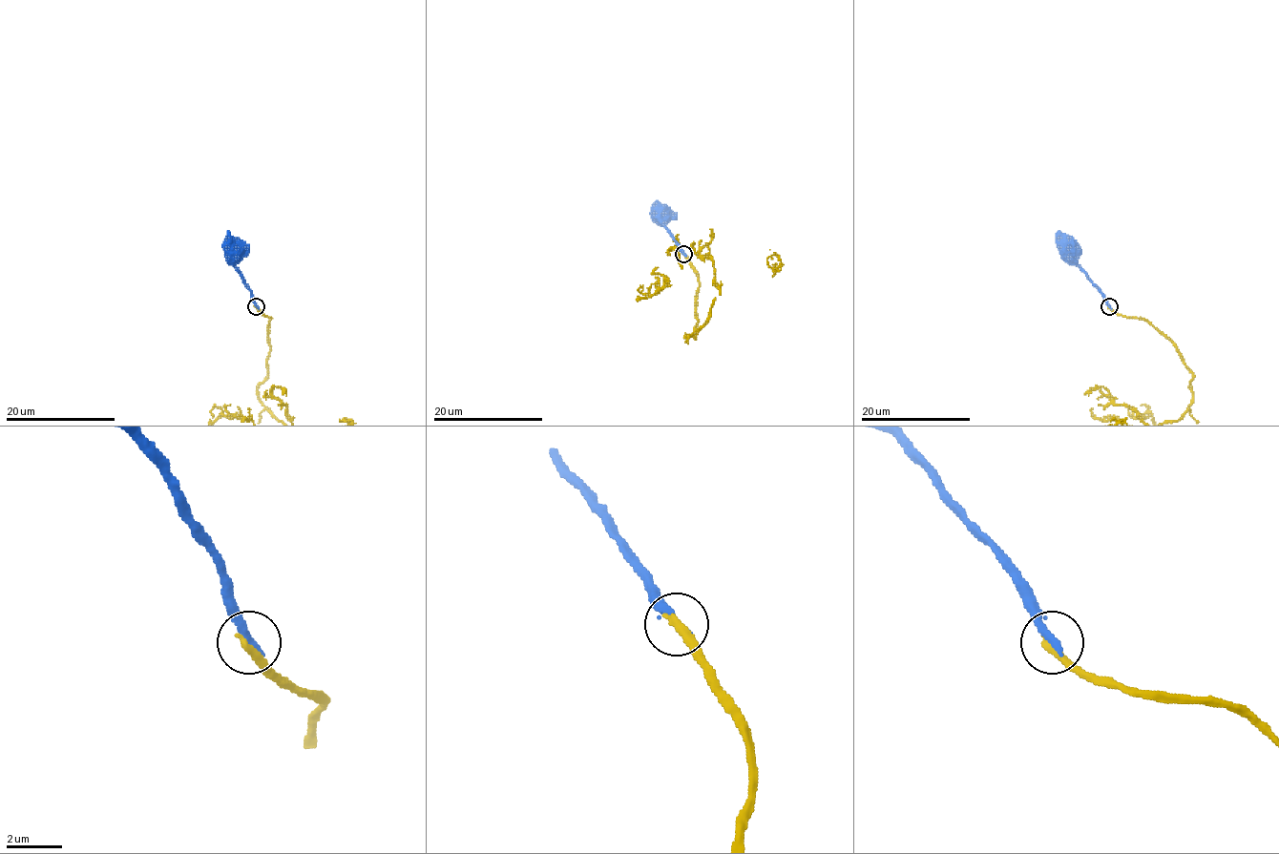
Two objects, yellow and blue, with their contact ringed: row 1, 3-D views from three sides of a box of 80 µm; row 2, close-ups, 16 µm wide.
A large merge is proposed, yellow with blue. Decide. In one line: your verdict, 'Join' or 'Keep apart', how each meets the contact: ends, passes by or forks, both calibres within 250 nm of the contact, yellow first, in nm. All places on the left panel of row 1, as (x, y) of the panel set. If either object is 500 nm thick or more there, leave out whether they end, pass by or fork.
Keep apart. At the ring yellow ends. At the ring blue ends. Thickness 320 nm (yellow) against 320 nm

